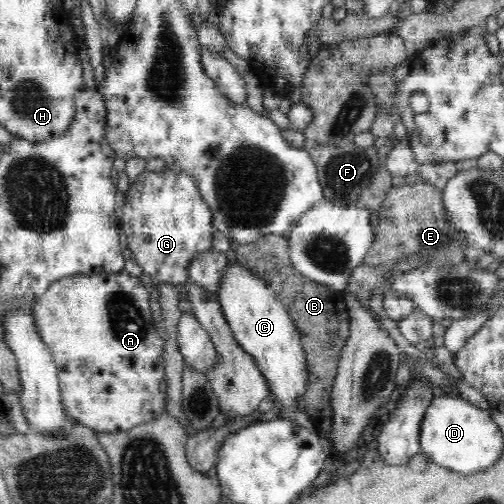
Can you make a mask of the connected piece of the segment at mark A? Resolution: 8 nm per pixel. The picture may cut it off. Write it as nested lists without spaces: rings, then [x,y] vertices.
[[[125,271],[120,273],[101,273],[92,275],[71,275],[54,282],[47,291],[32,306],[33,326],[38,332],[38,337],[46,349],[53,355],[53,362],[57,366],[59,386],[61,387],[63,408],[73,423],[82,424],[85,428],[94,429],[100,433],[120,433],[134,429],[151,418],[160,416],[166,408],[166,394],[160,391],[160,382],[165,378],[165,368],[162,353],[165,346],[165,332],[154,325],[152,310],[149,305],[150,292],[146,290],[139,278],[130,276]]]

